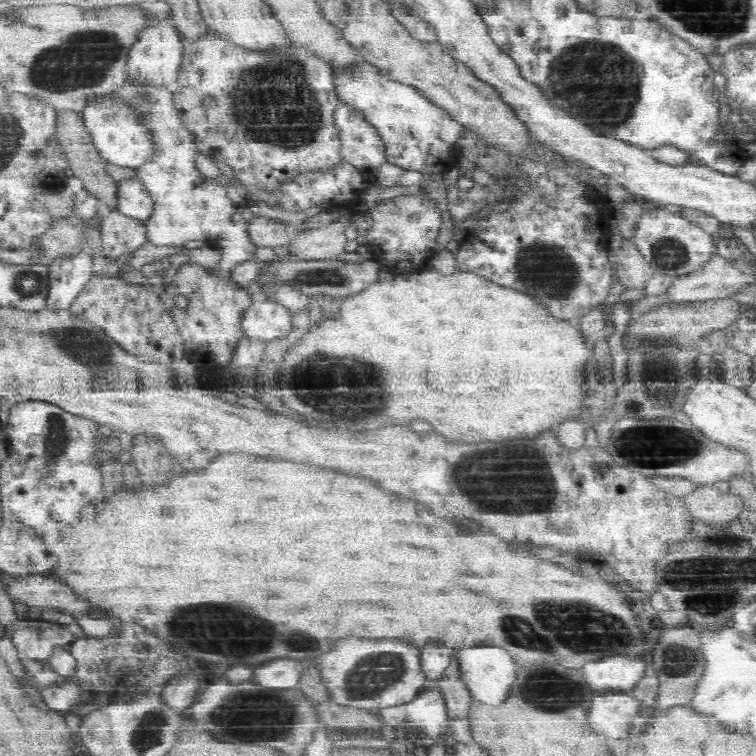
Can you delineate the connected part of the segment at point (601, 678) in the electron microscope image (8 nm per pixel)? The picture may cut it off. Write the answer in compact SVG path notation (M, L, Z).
M612 656L587 662L580 668L594 695L601 695L636 686L647 665L647 659Z

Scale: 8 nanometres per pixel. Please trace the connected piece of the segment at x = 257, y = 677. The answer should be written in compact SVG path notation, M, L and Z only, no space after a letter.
M276 658L254 668L254 682L269 689L295 688L306 664L294 662L290 658Z

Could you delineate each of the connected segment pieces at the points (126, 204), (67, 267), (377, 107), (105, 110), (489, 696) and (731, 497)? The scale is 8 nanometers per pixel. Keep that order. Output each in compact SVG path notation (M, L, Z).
M139 176L122 178L118 187L116 209L132 218L147 220L153 208L153 198Z
M74 254L57 259L49 265L48 294L44 309L58 312L71 307L84 284L94 275L93 258L89 254Z
M372 64L362 65L353 75L352 73L344 73L334 77L337 87L336 93L340 102L356 105L360 111L364 112L365 119L379 130L382 140L387 144L388 163L401 166L406 170L438 174L457 167L459 162L458 142L463 138L465 127L454 119L450 119L442 108L428 101L417 88L396 82L388 73L380 72Z
M112 92L95 95L80 114L94 146L108 163L136 170L156 156L156 130L153 130L144 111L138 110L120 95Z
M470 646L470 648L460 648L456 652L456 662L460 670L460 680L464 682L470 694L484 702L494 706L496 702L506 702L510 698L510 688L516 682L516 672L518 666L510 658L510 654L498 646Z
M713 484L698 485L698 488L687 494L685 497L686 507L690 508L694 517L698 517L703 523L714 524L718 526L728 526L732 521L738 519L738 515L747 511L743 499L738 499L736 493L720 490Z

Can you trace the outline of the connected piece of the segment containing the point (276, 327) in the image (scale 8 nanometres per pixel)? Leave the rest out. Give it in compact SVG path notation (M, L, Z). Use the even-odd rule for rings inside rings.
M273 298L254 302L245 312L241 325L245 335L270 341L283 338L292 330L292 311Z

